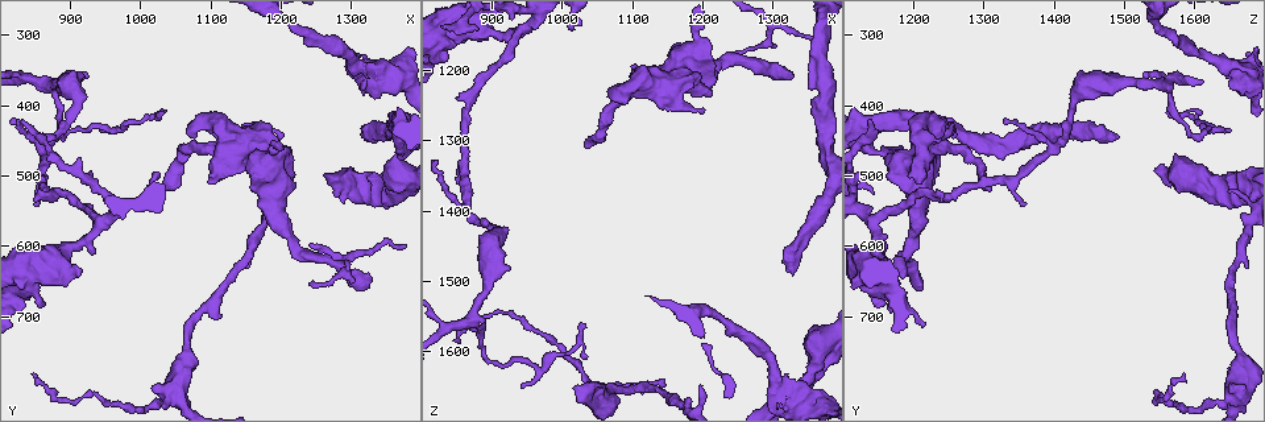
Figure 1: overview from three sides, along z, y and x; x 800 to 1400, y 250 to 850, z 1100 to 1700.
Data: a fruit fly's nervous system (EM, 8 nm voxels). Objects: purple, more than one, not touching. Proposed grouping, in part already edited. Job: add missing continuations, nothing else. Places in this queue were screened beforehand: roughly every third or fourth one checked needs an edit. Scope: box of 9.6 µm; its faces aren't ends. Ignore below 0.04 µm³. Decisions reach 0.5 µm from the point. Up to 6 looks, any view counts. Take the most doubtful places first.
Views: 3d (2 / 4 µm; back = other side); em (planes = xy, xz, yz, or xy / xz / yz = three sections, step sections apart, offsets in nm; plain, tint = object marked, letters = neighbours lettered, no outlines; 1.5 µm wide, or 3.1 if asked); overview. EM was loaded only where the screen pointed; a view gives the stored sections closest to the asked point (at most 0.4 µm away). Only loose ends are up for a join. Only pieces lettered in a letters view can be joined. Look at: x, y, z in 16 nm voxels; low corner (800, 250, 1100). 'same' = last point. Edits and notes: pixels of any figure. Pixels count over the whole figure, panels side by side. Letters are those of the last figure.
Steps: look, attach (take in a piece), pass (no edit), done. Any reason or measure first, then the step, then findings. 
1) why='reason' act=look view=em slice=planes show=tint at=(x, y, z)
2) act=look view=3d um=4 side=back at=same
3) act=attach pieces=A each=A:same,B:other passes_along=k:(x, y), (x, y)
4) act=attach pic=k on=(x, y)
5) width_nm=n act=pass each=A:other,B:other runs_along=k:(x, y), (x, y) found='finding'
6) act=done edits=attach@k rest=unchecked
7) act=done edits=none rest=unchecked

act=look view=em slice=planes show=letters at=(1335, 645, 1210)

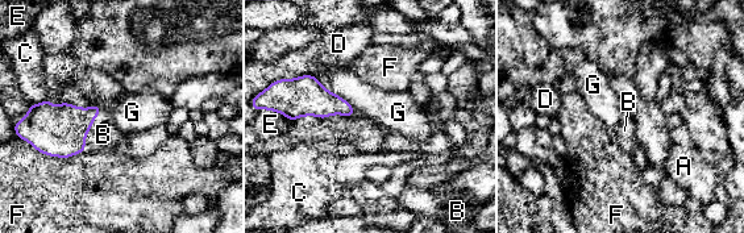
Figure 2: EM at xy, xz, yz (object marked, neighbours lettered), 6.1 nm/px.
longest_contact=G:340nm act=attach pieces=B each=A:other,B:same,C:other,D:other,E:other,F:other,G:other found='it goes on there'

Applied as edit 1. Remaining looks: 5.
act=look view=overview

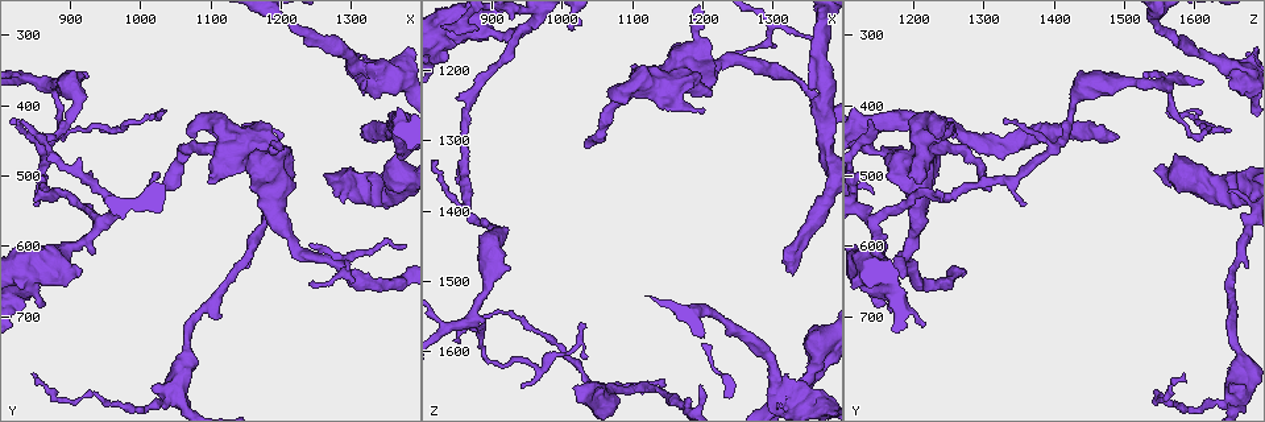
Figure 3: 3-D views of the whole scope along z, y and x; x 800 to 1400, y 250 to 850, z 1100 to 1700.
act=look view=3d um=2 at=(1325, 445, 1490)

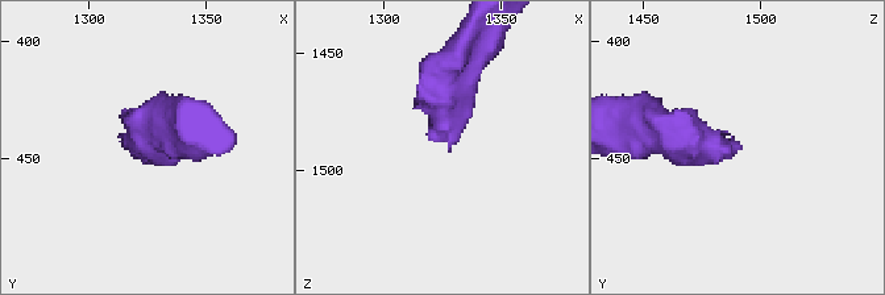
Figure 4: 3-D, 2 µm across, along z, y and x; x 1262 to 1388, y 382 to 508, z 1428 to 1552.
act=look view=em slice=xz step=4 show=letters at=(1326, 443, 1492)

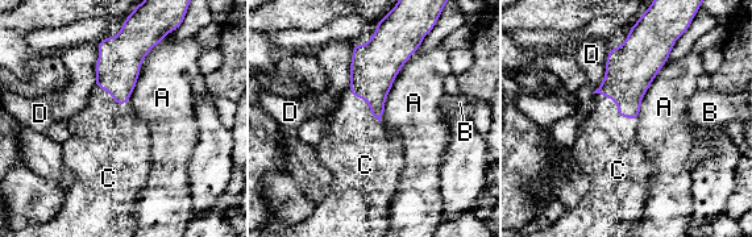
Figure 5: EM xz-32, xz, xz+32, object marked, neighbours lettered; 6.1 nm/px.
act=attach pieces=C each=A:other,B:other,C:same,D:other found='it goes on there'

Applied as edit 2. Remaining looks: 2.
why='free end' act=look view=em slice=planes show=letters at=(1370, 540, 1635)

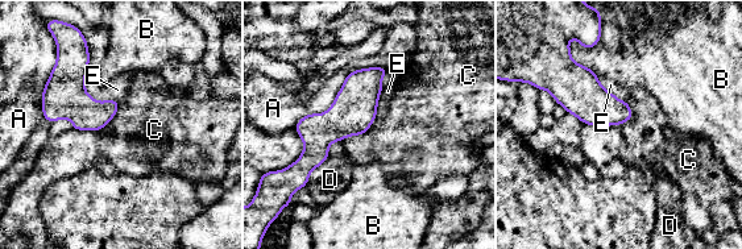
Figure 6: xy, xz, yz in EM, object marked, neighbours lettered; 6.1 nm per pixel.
act=pass each=A:other,B:other,C:other,D:other,E:other runs_along=6:(382, 70), (302, 164) found='none of them fits'

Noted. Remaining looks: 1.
act=done edits=attach@2,attach@5 rest=unchecked

